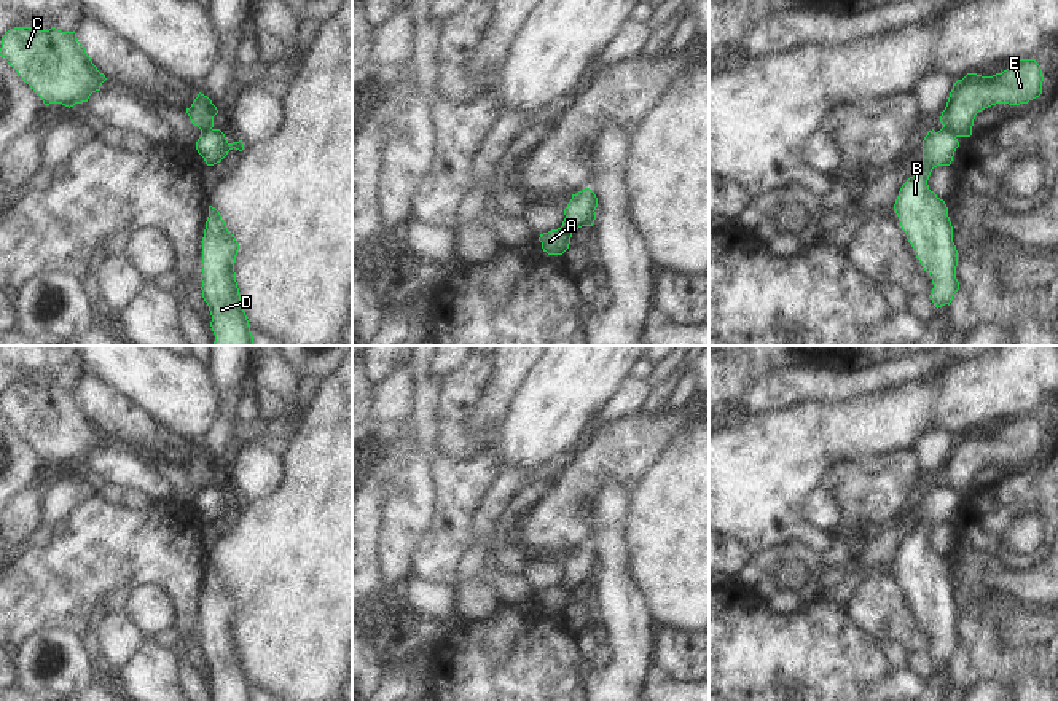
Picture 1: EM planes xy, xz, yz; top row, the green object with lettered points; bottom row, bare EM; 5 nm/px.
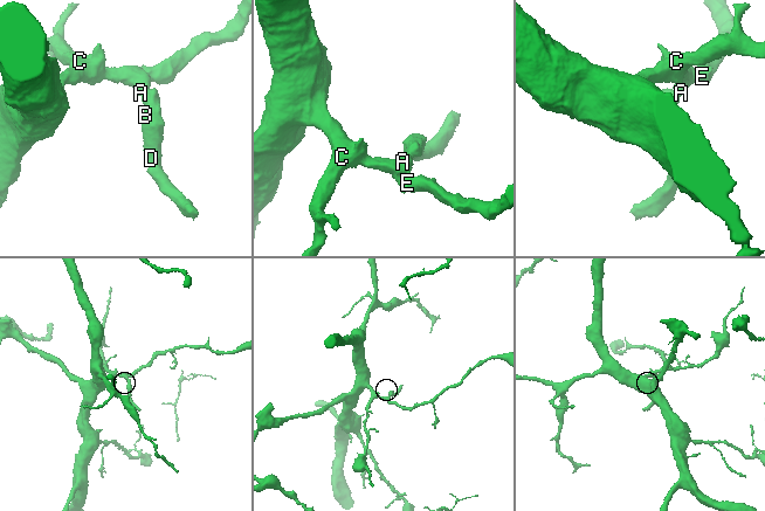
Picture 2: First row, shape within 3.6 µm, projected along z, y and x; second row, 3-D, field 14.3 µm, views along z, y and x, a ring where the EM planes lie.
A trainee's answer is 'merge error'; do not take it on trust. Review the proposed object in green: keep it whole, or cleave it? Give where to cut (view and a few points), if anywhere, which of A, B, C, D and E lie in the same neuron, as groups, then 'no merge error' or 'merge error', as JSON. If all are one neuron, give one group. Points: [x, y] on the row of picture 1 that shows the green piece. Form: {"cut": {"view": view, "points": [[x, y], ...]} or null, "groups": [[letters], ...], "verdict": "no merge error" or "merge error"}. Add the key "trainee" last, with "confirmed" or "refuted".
{"cut": {"view": "yz", "points": [[944, 126], [955, 137]]}, "groups": [["A", "C", "E"], ["B", "D"]], "verdict": "merge error", "trainee": "confirmed"}

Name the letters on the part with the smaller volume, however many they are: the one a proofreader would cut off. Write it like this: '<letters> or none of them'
B, D.

